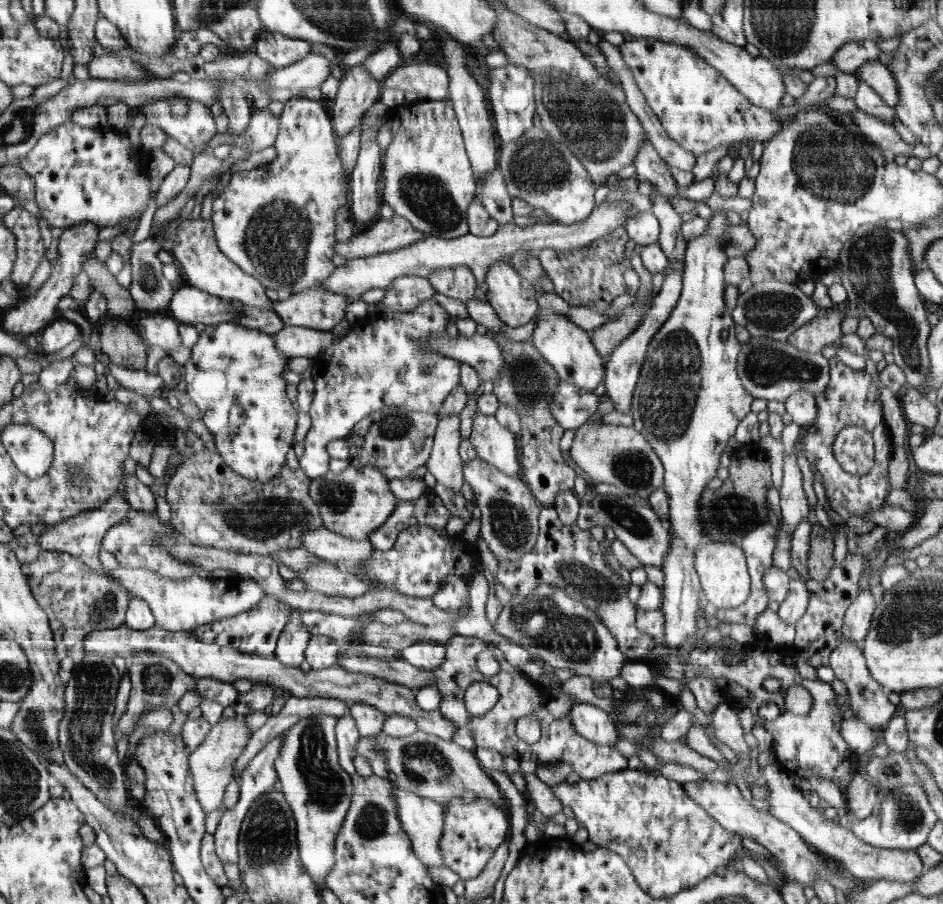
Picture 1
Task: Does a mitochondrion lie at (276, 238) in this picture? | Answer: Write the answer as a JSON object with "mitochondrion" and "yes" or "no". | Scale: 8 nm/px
{"mitochondrion":"yes"}

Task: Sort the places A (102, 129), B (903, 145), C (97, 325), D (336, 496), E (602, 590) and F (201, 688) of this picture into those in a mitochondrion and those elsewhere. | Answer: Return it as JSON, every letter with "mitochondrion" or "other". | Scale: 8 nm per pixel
{"A":"other","B":"other","C":"other","D":"mitochondrion","E":"mitochondrion","F":"other"}

